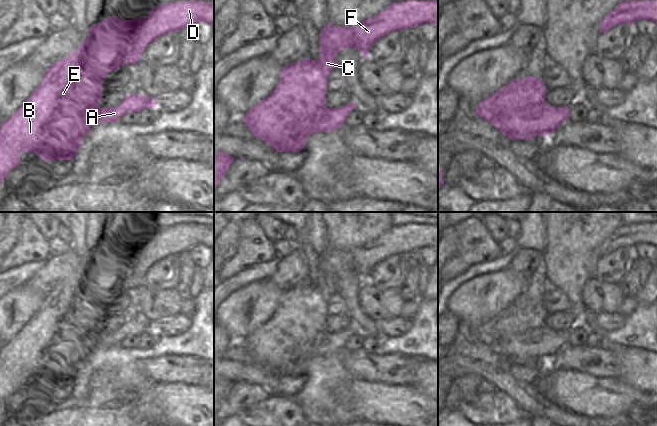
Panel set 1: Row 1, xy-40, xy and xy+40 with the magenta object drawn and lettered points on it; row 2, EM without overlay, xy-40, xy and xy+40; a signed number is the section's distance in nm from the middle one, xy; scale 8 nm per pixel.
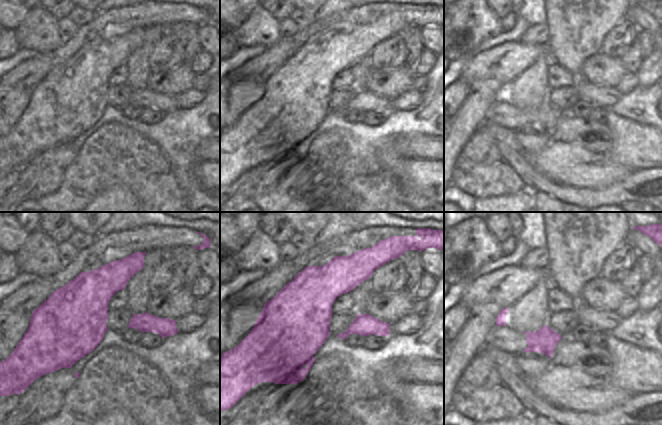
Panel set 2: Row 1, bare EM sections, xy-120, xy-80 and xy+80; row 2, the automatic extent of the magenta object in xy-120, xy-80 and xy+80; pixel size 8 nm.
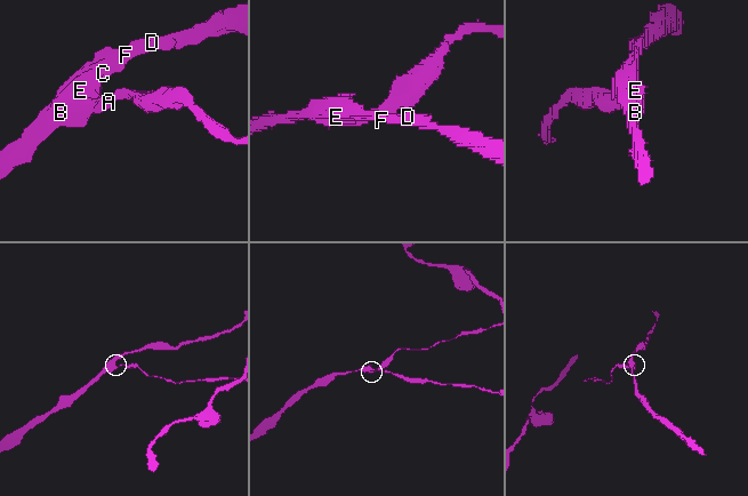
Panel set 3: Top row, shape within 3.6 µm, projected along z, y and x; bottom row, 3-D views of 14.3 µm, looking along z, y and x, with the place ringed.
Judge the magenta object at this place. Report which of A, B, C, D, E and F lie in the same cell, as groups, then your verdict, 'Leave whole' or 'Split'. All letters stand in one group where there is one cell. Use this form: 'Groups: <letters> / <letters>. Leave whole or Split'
Groups: A / B C D E F. Split.

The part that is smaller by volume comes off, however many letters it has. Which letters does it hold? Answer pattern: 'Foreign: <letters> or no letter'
Foreign: A

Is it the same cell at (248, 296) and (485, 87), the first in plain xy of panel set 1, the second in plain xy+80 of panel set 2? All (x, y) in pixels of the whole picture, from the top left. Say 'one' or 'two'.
two

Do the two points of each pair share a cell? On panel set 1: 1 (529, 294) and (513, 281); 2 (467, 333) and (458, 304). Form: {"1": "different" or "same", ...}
{"1": "different", "2": "different"}

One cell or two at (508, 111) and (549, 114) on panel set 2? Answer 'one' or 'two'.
one

